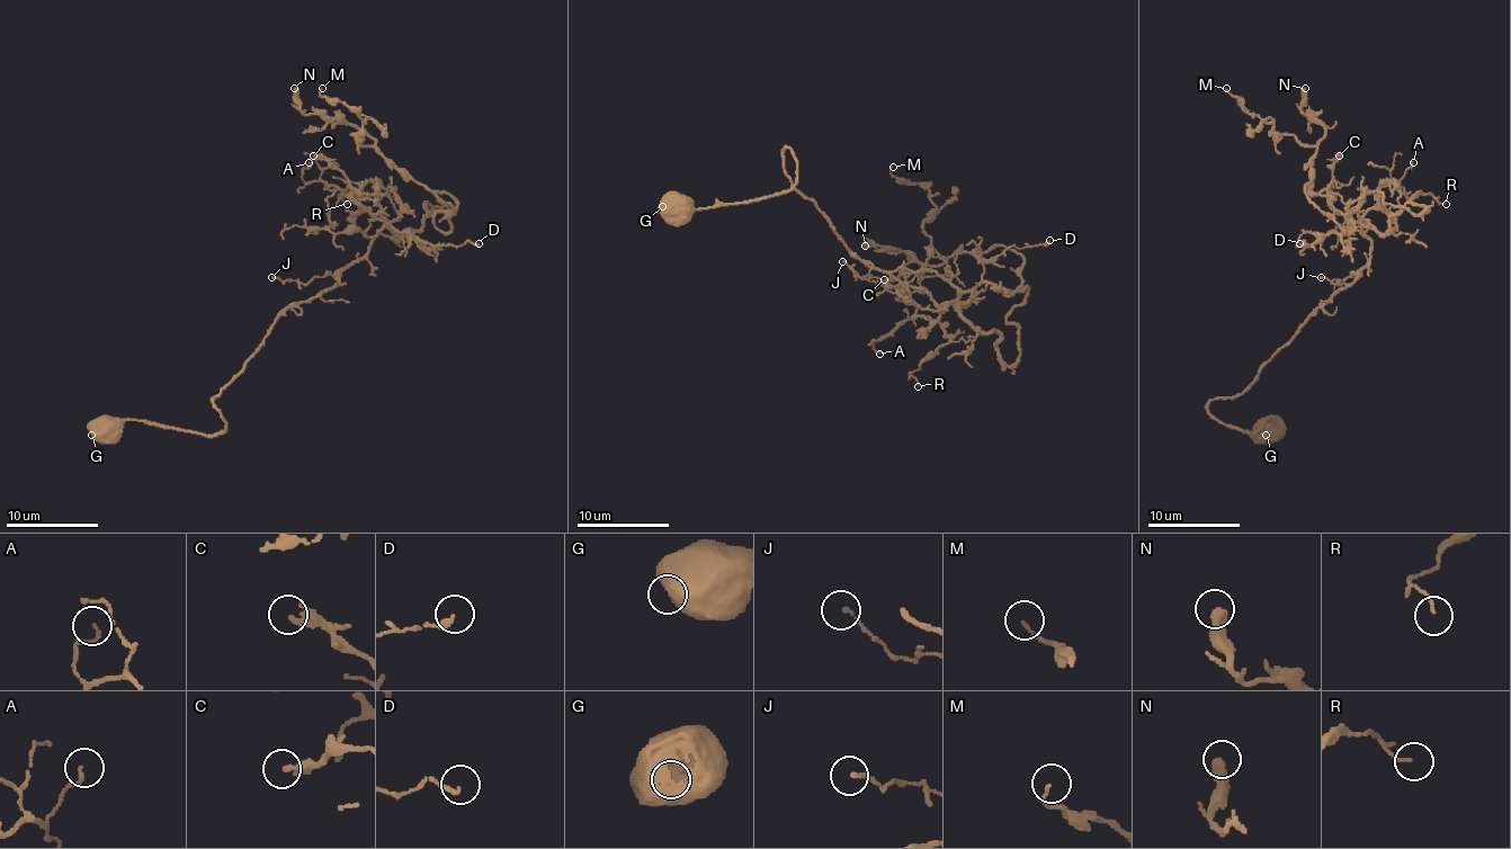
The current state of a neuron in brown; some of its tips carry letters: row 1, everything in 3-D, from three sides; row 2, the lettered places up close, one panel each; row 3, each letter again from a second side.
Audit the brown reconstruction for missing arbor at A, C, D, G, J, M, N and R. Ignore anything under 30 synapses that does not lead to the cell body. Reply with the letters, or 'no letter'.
no letter

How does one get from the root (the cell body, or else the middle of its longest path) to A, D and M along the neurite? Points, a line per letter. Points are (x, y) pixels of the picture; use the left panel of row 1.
A: (395, 233), (370, 208), (359, 206), (336, 187), (305, 180), (301, 171), (309, 162)
D: (395, 233), (389, 222), (395, 229), (432, 246), (463, 246), (467, 240), (479, 243)
M: (395, 233), (449, 213), (435, 191), (456, 202), (444, 233), (454, 208), (322, 88)

